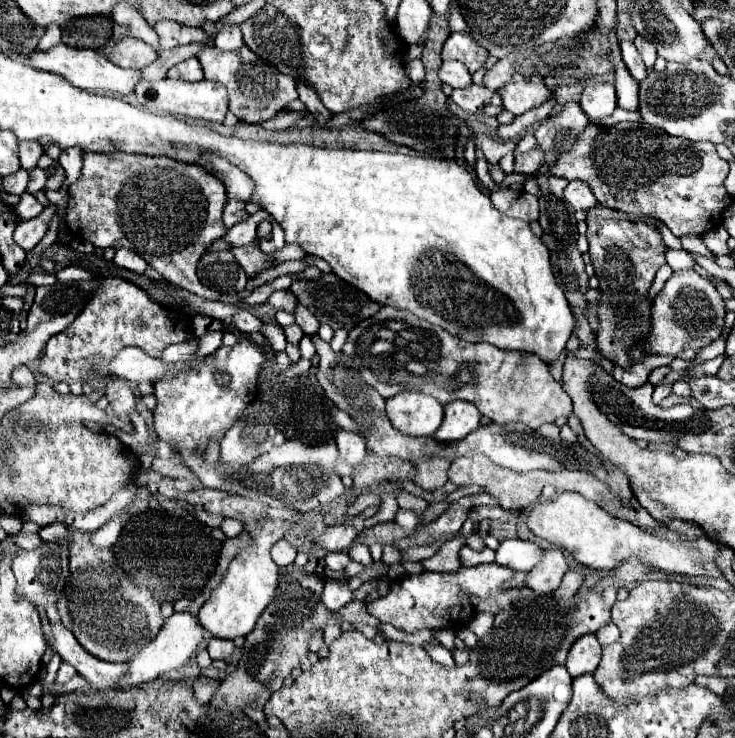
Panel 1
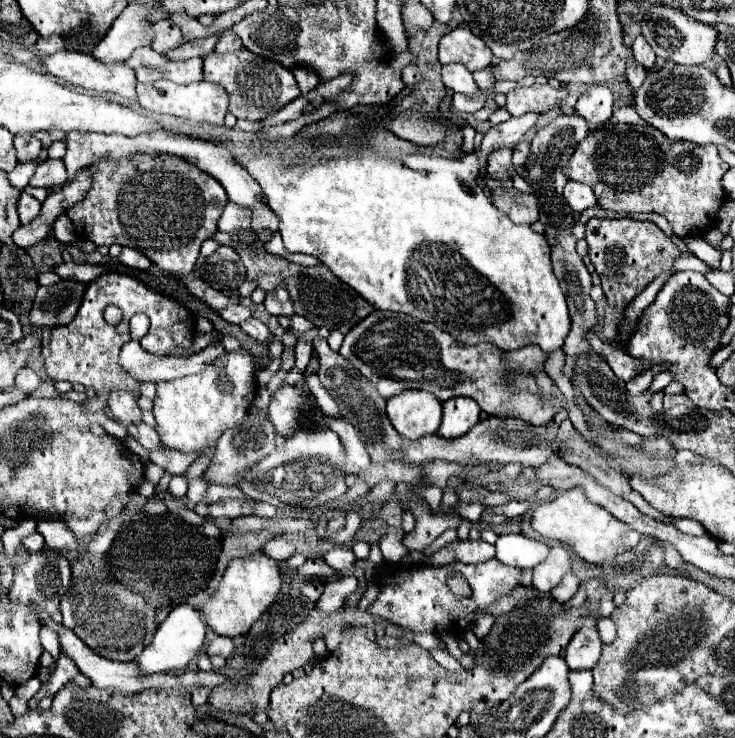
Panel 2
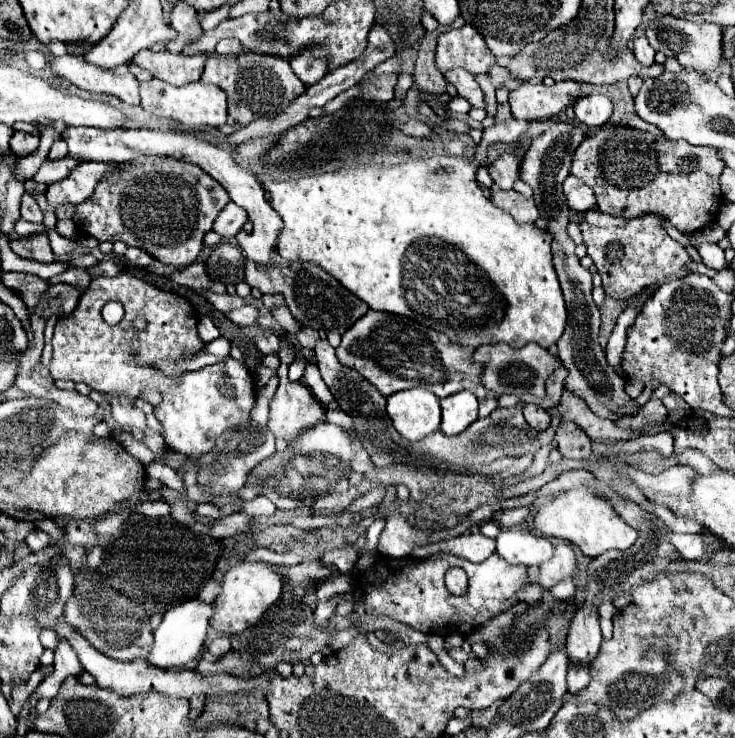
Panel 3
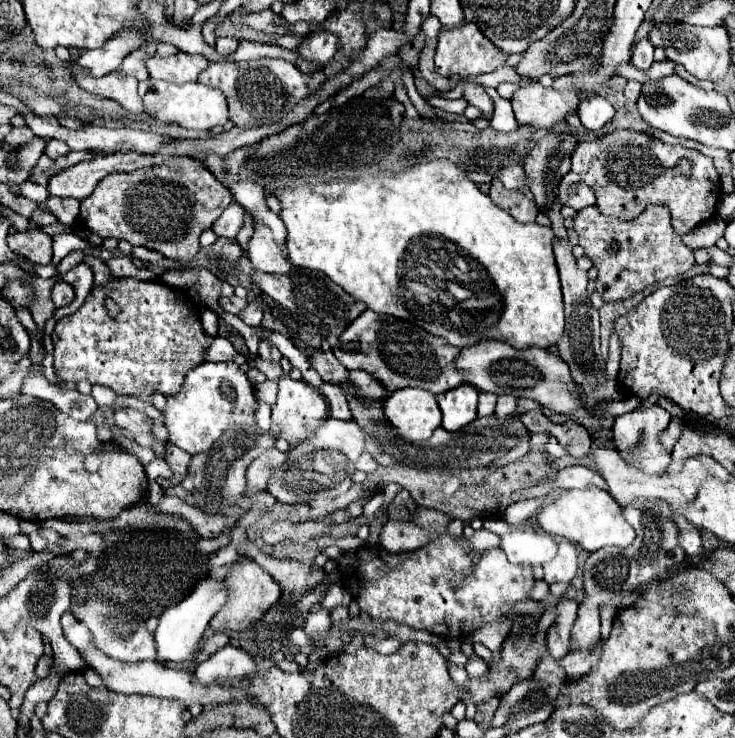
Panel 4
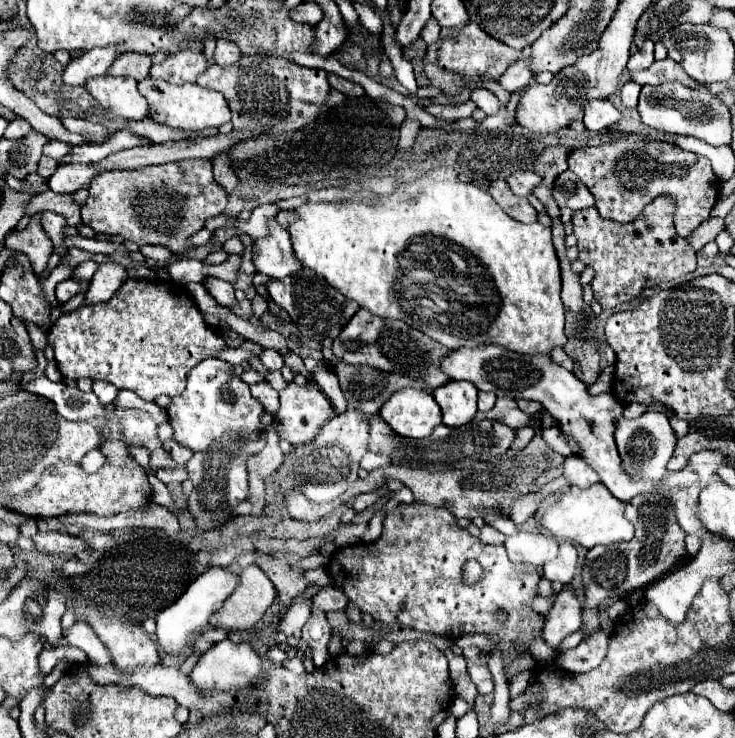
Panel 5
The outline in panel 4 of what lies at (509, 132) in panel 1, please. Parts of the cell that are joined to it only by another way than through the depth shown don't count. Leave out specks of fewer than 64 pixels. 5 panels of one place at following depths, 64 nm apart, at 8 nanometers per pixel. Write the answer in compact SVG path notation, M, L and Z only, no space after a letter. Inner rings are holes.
M432 160L432 162L422 162L416 166L410 166L402 172L396 172L392 176L362 176L358 182L354 180L340 180L340 182L322 182L314 186L300 186L300 188L286 188L276 194L276 198L282 202L284 210L280 212L280 218L284 220L288 228L288 240L286 240L286 254L294 266L310 268L324 272L332 282L344 288L350 296L354 296L358 302L364 302L370 310L376 314L388 314L400 320L408 320L412 324L418 324L432 336L444 338L448 344L464 348L464 346L474 346L480 340L500 340L510 344L516 350L524 350L530 346L538 346L548 350L554 346L562 334L564 334L564 308L562 308L562 294L560 294L560 280L558 280L558 268L552 252L552 230L546 226L540 226L536 222L522 224L514 220L506 210L498 208L488 194L482 194L474 182L466 178L466 172L452 164L450 160ZM440 294L452 294L456 304L448 306L440 300Z

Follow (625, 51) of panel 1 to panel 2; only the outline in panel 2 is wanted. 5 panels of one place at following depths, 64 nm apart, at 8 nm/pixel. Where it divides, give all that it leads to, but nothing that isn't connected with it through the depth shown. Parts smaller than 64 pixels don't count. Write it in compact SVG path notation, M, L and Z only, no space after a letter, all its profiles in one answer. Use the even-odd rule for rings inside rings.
M630 64L628 72L626 72L626 80L628 80L630 88L634 88L634 92L642 86L644 78L646 78L646 70L642 66L638 66L638 64Z

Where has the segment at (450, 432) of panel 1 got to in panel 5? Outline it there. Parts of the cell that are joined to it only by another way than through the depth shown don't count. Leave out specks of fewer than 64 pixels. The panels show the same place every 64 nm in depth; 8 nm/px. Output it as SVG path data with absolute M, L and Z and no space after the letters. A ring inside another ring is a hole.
M450 380L436 388L434 398L442 410L444 424L450 428L468 424L476 414L476 394L474 384L462 380Z

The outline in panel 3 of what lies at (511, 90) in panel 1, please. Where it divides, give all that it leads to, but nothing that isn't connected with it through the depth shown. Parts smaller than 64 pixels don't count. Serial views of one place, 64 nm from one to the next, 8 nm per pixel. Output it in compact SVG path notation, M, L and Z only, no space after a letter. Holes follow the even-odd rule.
M562 80L554 86L526 82L510 92L510 108L516 120L550 120L560 116L580 98L582 82Z

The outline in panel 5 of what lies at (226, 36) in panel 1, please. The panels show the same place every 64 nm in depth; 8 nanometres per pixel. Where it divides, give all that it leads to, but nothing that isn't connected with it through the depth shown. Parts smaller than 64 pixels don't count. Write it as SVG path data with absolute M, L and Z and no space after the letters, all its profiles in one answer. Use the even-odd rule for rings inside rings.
M218 40L216 42L216 52L214 52L214 62L218 66L230 66L240 60L240 50L234 42L230 40Z

